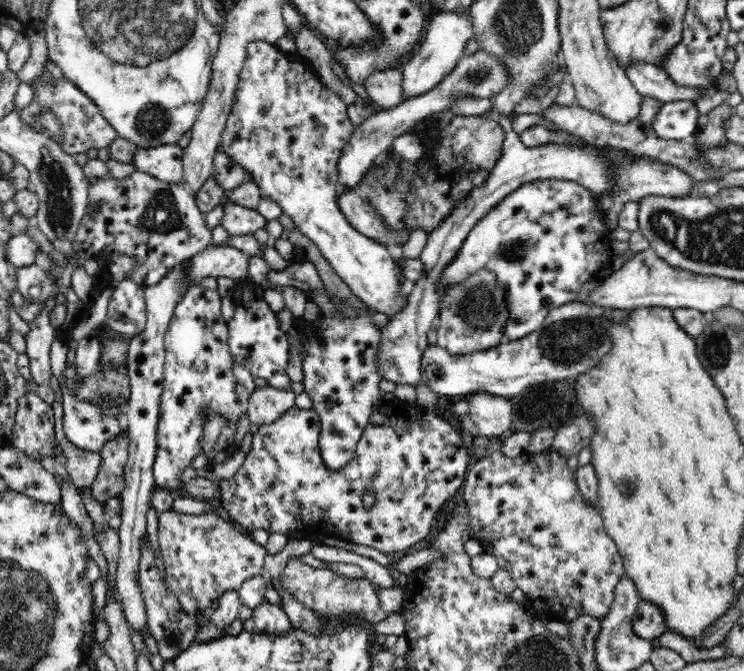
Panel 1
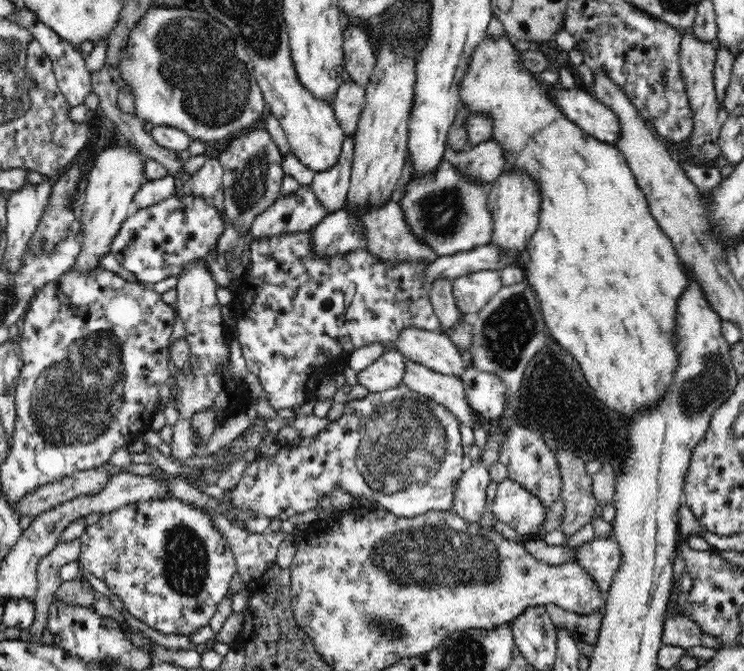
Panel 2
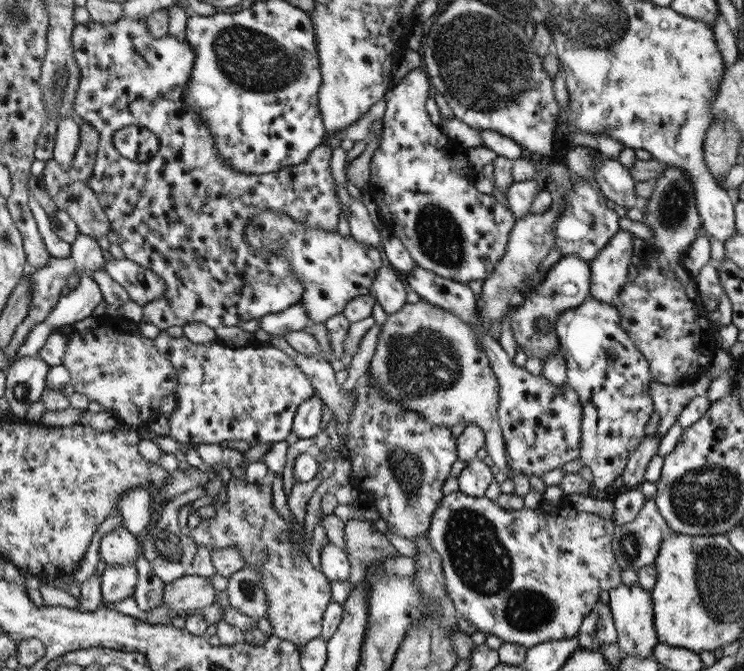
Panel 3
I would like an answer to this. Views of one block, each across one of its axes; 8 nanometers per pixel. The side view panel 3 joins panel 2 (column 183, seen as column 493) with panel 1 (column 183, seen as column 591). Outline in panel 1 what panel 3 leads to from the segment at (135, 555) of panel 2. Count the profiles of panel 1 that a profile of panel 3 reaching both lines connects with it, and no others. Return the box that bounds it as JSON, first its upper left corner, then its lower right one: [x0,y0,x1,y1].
[157,509,267,619]

